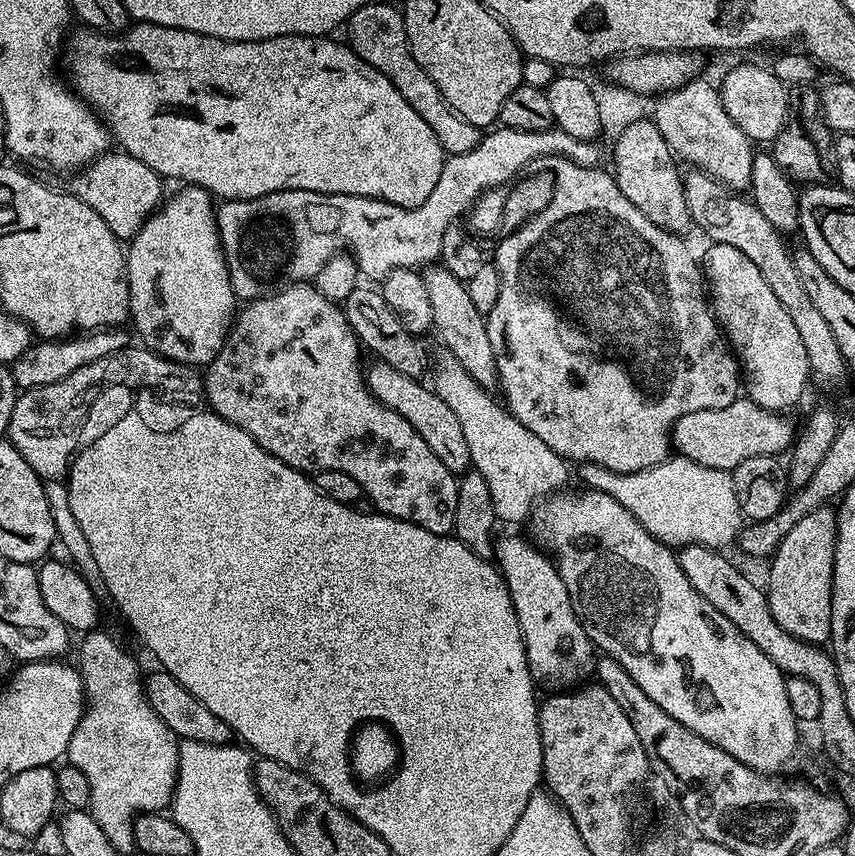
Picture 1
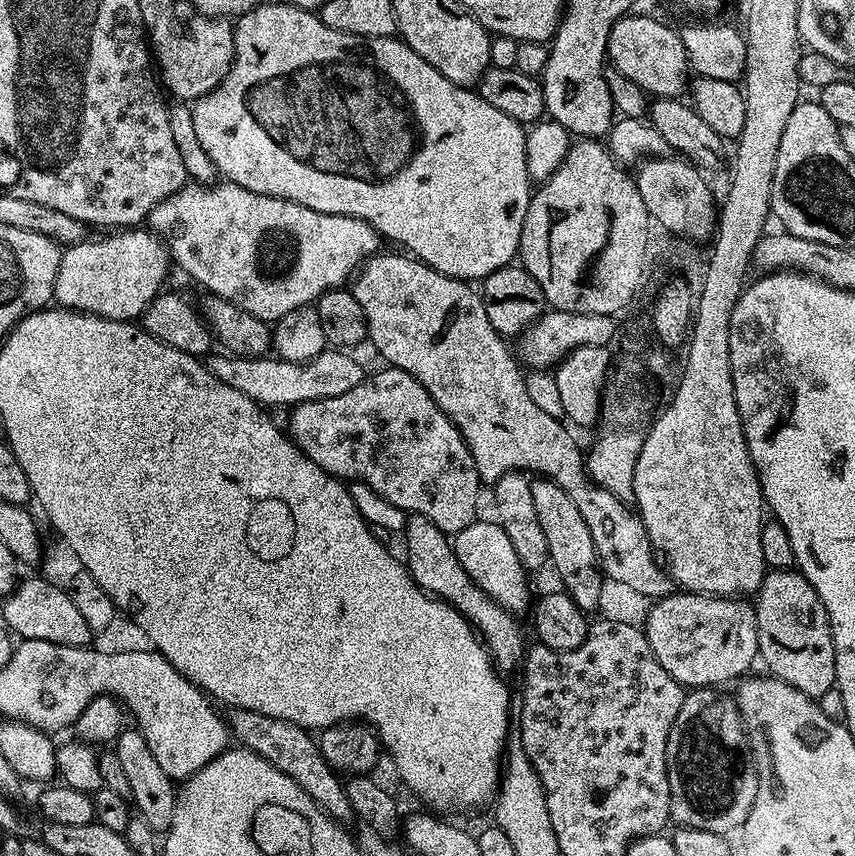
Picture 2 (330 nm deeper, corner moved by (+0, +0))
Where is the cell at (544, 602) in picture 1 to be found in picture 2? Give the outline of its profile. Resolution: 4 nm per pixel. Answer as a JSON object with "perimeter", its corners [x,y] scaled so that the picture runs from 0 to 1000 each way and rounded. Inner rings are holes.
{"perimeter":[[[565,605],[558,606],[539,621],[532,623],[531,639],[536,657],[540,657],[545,671],[550,671],[553,680],[573,699],[578,699],[578,703],[582,703],[592,714],[600,717],[619,714],[620,702],[623,700],[622,692],[618,688],[619,669],[607,654],[592,619],[582,611],[565,607]],[[618,700],[620,700],[619,706]]]}

